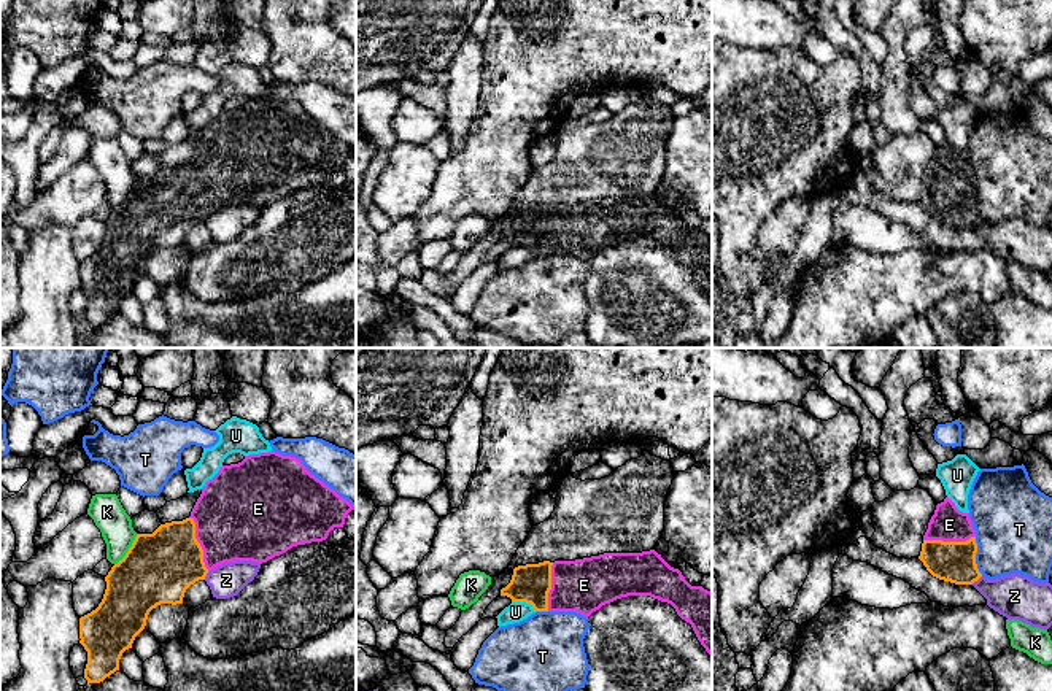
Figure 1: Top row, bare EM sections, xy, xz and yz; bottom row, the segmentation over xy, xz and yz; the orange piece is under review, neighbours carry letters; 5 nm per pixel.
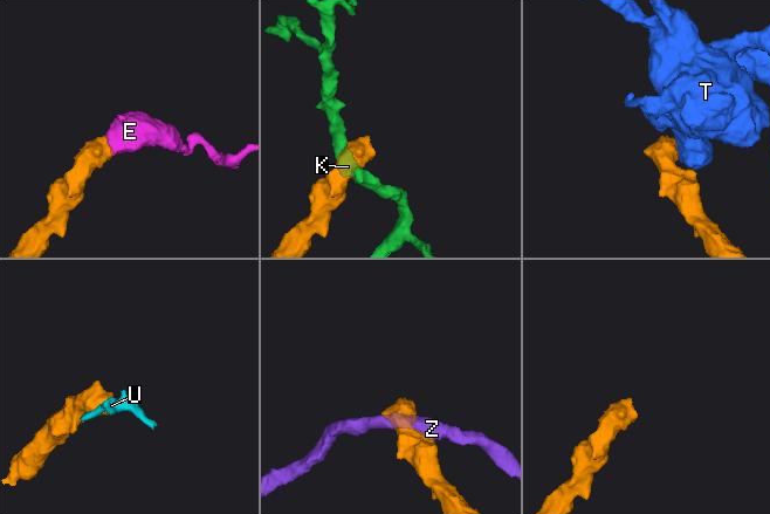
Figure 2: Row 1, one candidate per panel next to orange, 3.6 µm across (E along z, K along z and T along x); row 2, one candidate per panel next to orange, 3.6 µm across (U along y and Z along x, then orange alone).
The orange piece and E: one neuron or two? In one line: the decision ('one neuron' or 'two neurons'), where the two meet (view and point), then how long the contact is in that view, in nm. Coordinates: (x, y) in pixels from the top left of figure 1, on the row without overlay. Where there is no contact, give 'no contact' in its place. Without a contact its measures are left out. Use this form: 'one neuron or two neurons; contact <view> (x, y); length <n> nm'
one neuron; contact xy (199, 188); length 300 nm

